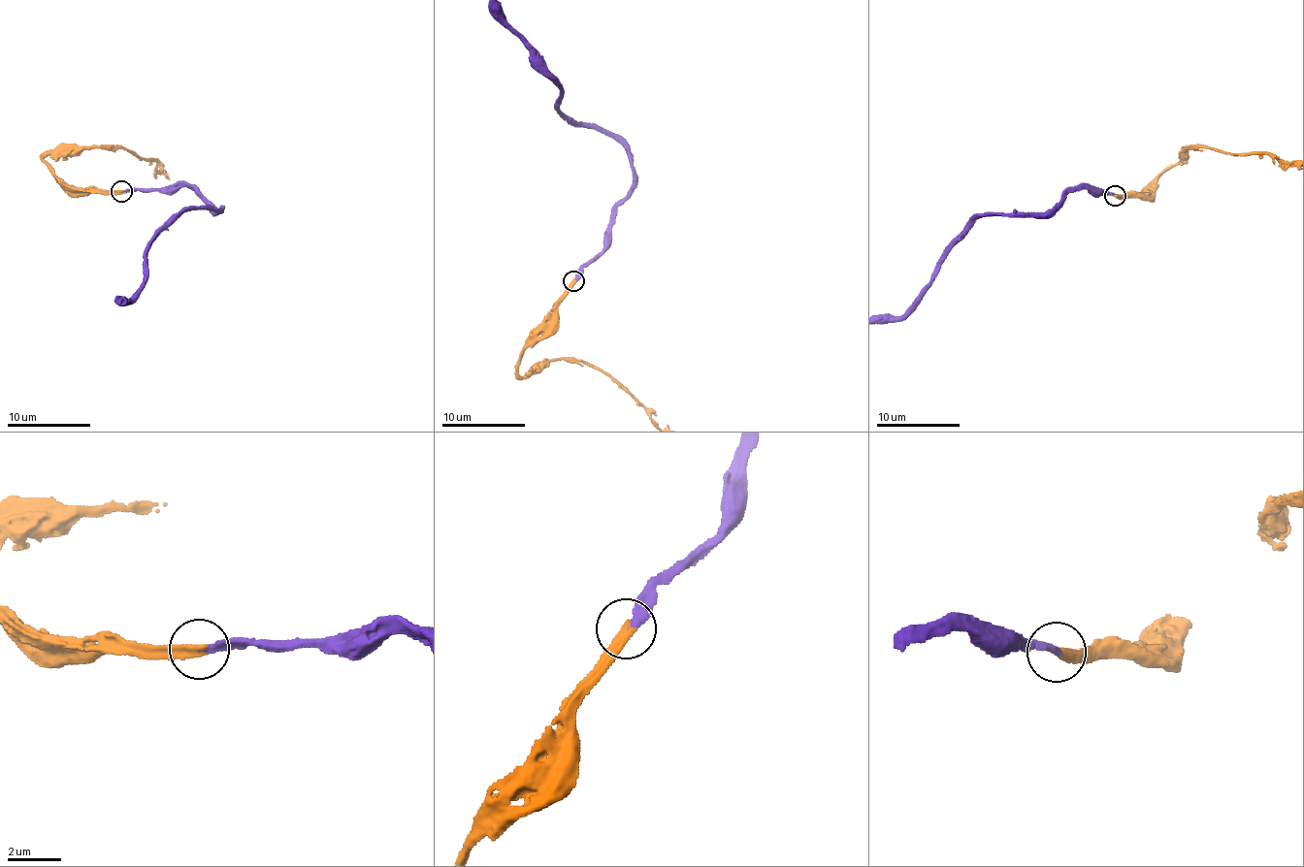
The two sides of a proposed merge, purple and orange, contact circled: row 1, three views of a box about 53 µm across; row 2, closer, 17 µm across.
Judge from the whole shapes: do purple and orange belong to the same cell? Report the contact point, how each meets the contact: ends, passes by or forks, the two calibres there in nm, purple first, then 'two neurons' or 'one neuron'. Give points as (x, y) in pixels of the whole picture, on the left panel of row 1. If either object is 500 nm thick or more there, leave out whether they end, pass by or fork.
place (121, 191); purple ends; orange ends; calibres 280 and 340 nm; one neuron

